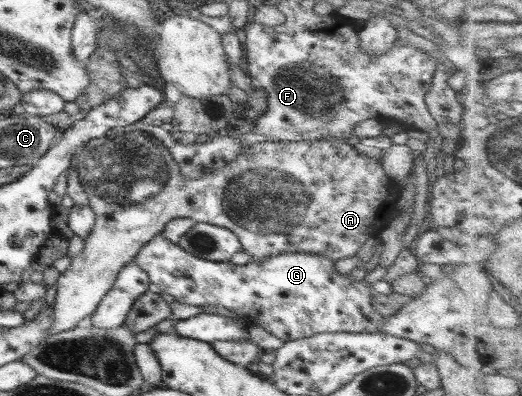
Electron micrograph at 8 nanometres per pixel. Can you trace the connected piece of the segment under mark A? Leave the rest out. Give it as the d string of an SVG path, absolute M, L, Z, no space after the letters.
M125 125L123 127L112 128L101 138L87 141L87 143L77 149L74 154L74 163L76 164L76 173L80 185L88 198L88 206L93 210L94 223L91 225L91 229L89 229L89 233L87 233L87 237L84 239L83 250L70 261L69 267L63 271L63 273L60 273L56 280L57 289L53 302L53 322L49 324L45 337L84 324L87 318L95 311L101 298L109 291L111 284L115 282L115 278L119 275L119 270L127 266L129 262L132 262L135 255L139 252L139 249L144 247L145 243L148 243L153 235L160 233L160 231L166 227L167 221L171 221L171 219L187 217L187 219L193 219L195 223L207 223L213 226L217 225L217 227L231 231L240 242L240 249L251 258L251 262L265 262L269 257L285 253L314 254L330 260L331 262L335 262L338 259L355 256L355 253L363 243L365 243L365 239L377 235L381 230L382 225L387 225L392 214L397 212L396 201L400 197L400 192L402 191L402 186L395 184L387 175L385 175L383 168L375 158L359 155L353 146L349 146L345 142L283 141L279 143L255 143L254 145L243 149L243 151L237 155L237 158L234 158L230 163L221 166L221 168L217 168L216 171L201 175L198 179L184 181L184 177L180 175L179 167L172 161L171 153L155 139L155 137L152 137L149 133L141 131L140 129Z

